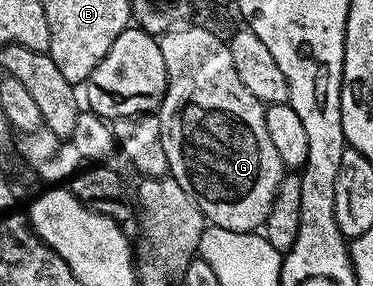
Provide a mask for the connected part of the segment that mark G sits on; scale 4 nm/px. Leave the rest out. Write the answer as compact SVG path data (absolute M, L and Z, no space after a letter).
M195 22L188 23L186 26L170 28L168 32L162 33L158 37L161 46L161 58L165 58L165 70L167 71L167 89L165 98L161 102L157 113L161 122L161 146L165 146L165 158L167 159L167 172L197 202L197 206L203 212L204 217L214 227L224 228L225 230L237 230L238 232L254 232L262 229L264 222L267 221L269 210L273 206L273 198L277 194L277 186L283 181L285 169L281 158L277 154L277 149L269 139L269 130L265 126L265 105L253 94L249 94L249 89L241 83L241 78L237 78L237 70L233 66L233 54L231 53L230 43L223 40L215 32L210 32L207 28L198 28Z

